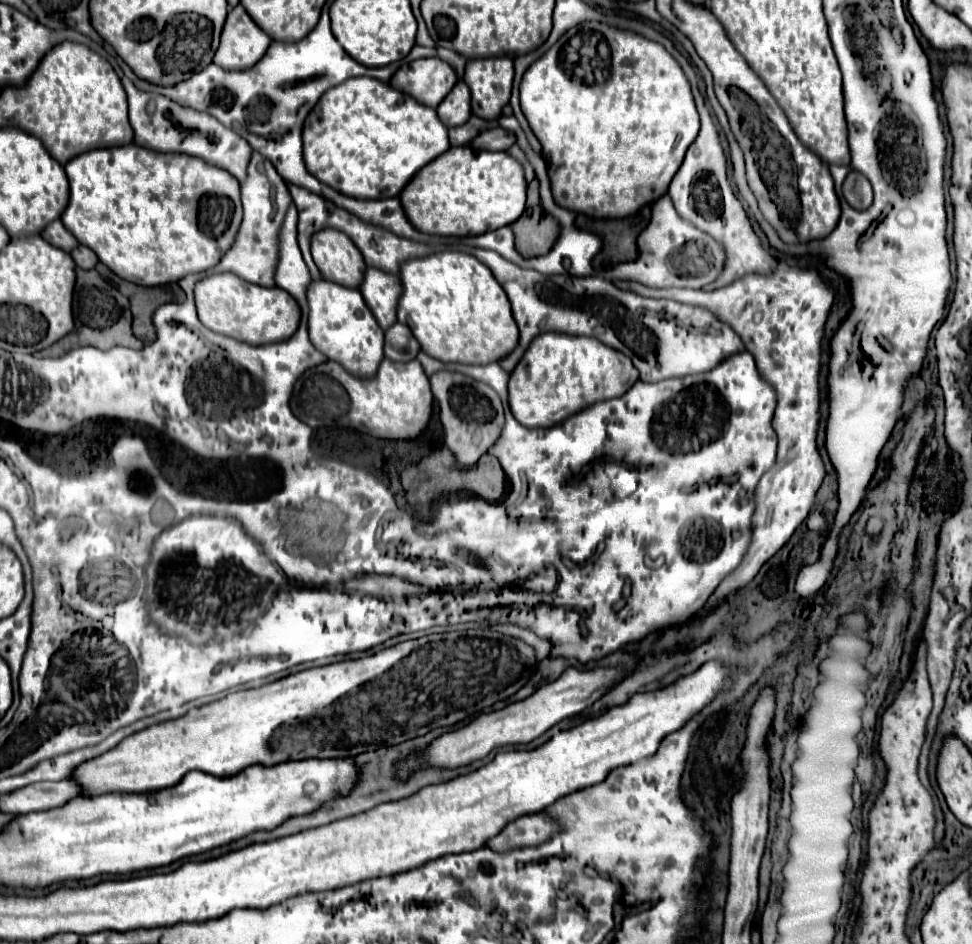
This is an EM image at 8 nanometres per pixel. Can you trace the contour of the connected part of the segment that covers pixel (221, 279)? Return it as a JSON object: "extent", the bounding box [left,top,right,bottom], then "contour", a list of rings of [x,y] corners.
{"extent":[194,273,300,345],"contour":[[[218,273],[200,279],[194,287],[198,319],[214,333],[250,343],[266,345],[288,339],[300,321],[300,307],[290,293],[280,287],[260,287],[240,279],[234,273]]]}

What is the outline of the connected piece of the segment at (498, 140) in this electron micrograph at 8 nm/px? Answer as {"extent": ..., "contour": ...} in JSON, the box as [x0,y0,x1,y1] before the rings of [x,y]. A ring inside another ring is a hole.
{"extent":[470,127,516,151],"contour":[[[494,127],[488,131],[482,131],[470,145],[476,149],[486,149],[486,151],[508,151],[508,147],[512,147],[516,143],[516,135],[502,129],[502,127]]]}

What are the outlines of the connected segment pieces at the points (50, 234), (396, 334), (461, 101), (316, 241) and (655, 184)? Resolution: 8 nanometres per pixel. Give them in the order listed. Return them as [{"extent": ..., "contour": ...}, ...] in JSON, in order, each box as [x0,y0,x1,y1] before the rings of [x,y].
[{"extent":[40,219,78,251],"contour":[[[60,219],[52,221],[40,235],[42,235],[46,241],[50,241],[52,245],[56,245],[56,247],[60,247],[60,249],[64,249],[64,251],[72,251],[72,249],[78,245],[76,237],[62,225]]]},{"extent":[384,323,420,361],"contour":[[[394,323],[390,329],[384,331],[384,355],[392,361],[412,361],[416,357],[416,353],[420,351],[418,341],[414,339],[412,331],[402,325],[402,323]]]},{"extent":[438,81,472,125],"contour":[[[458,81],[454,85],[454,89],[446,95],[446,99],[438,105],[438,115],[444,121],[444,125],[464,125],[470,115],[472,115],[472,107],[470,107],[470,89],[464,81]]]},{"extent":[312,229,366,287],"contour":[[[322,229],[312,235],[312,257],[322,277],[346,287],[358,287],[366,269],[362,253],[352,239],[336,229]]]},{"extent":[520,21,700,217],"contour":[[[586,21],[584,25],[572,27],[538,61],[534,61],[528,67],[528,71],[522,77],[522,85],[520,85],[520,105],[522,105],[522,113],[526,115],[534,135],[542,143],[542,153],[548,163],[548,175],[552,181],[552,193],[554,193],[556,203],[560,207],[566,207],[566,209],[572,209],[578,213],[586,213],[592,217],[628,217],[628,215],[636,213],[642,205],[652,203],[658,197],[662,197],[666,193],[672,177],[676,175],[678,167],[682,165],[686,149],[690,147],[690,143],[696,139],[696,135],[700,131],[700,117],[698,117],[698,111],[694,105],[690,81],[686,79],[678,61],[660,43],[654,43],[646,37],[636,35],[636,33],[618,31],[618,29],[608,27],[606,23],[598,23],[598,21]]]}]

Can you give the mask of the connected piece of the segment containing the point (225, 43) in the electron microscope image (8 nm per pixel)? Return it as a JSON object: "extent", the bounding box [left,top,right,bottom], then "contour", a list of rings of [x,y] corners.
{"extent":[214,5,272,69],"contour":[[[236,5],[226,19],[220,47],[214,63],[224,69],[248,69],[260,61],[272,39],[248,17],[242,5]]]}

